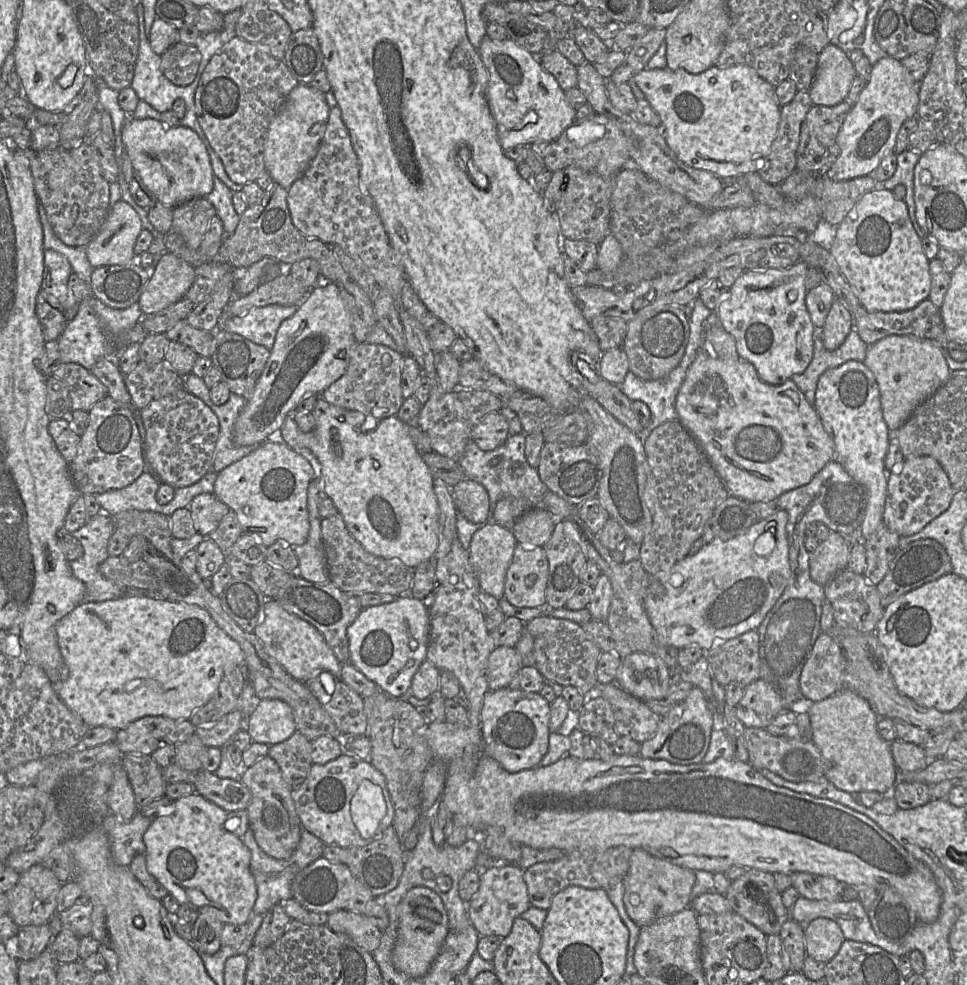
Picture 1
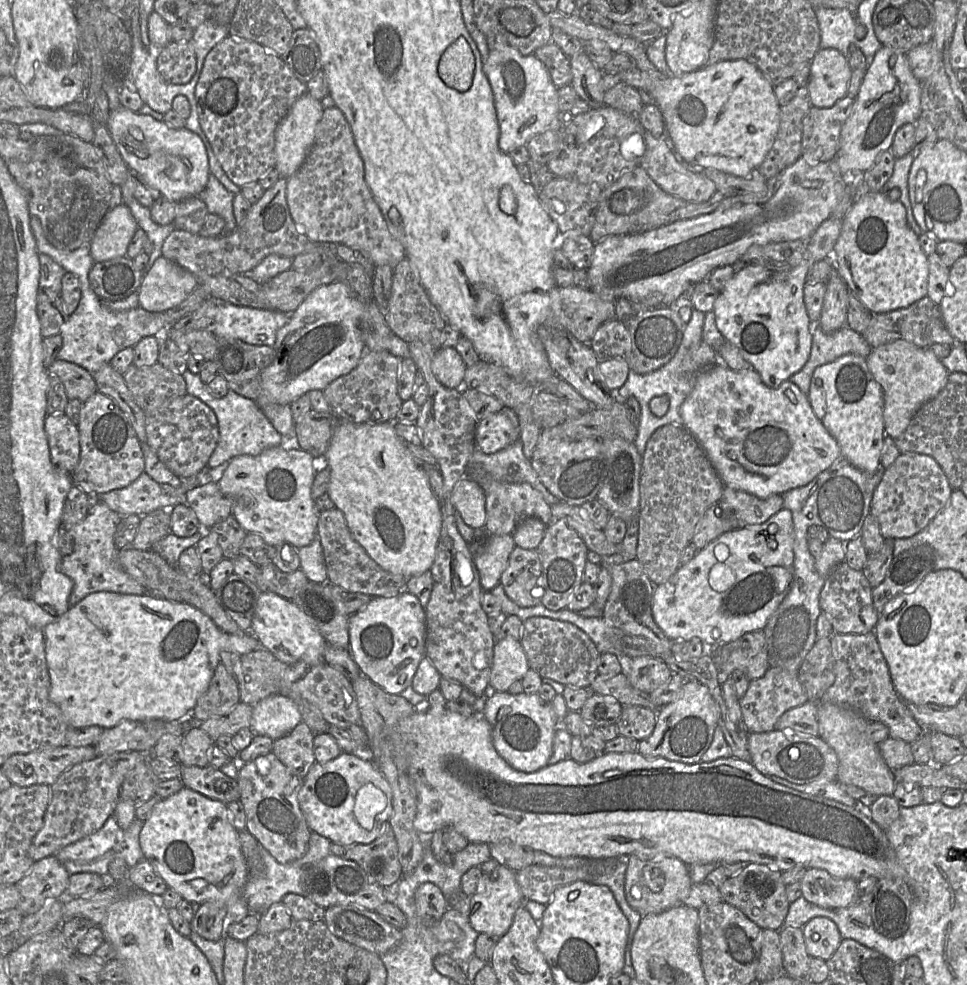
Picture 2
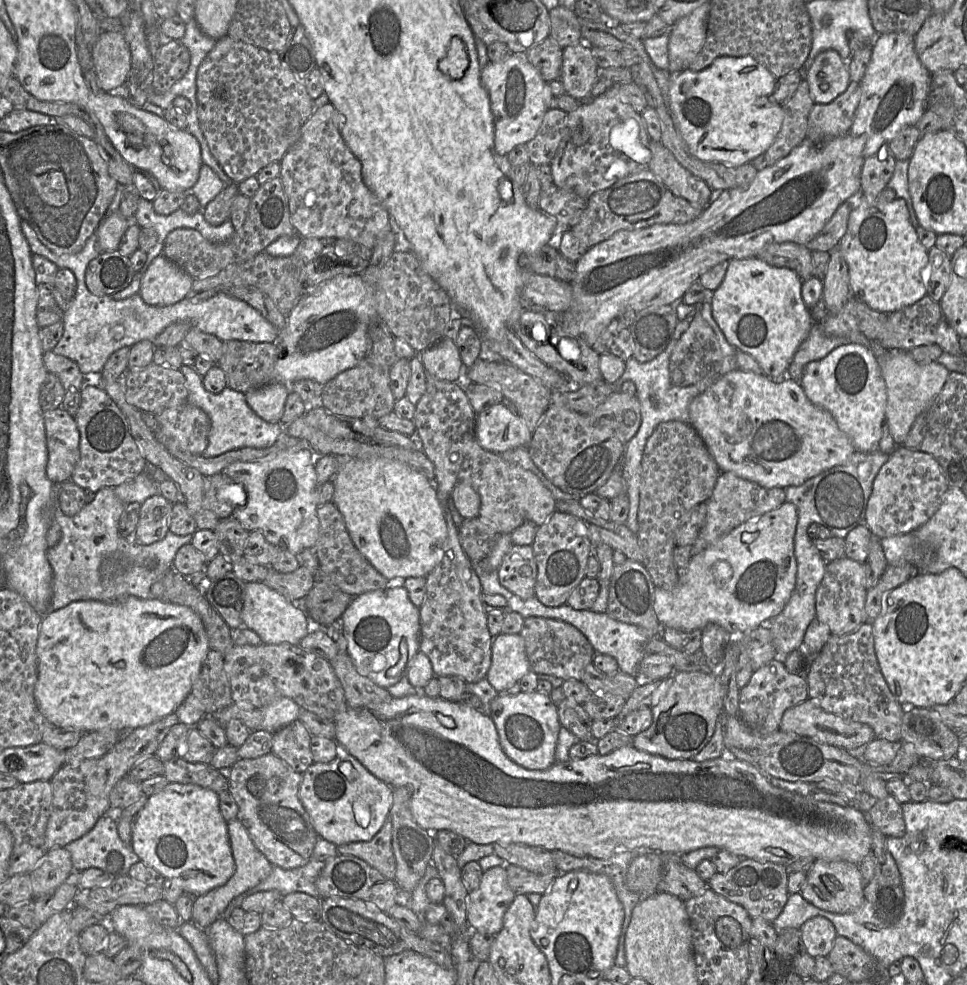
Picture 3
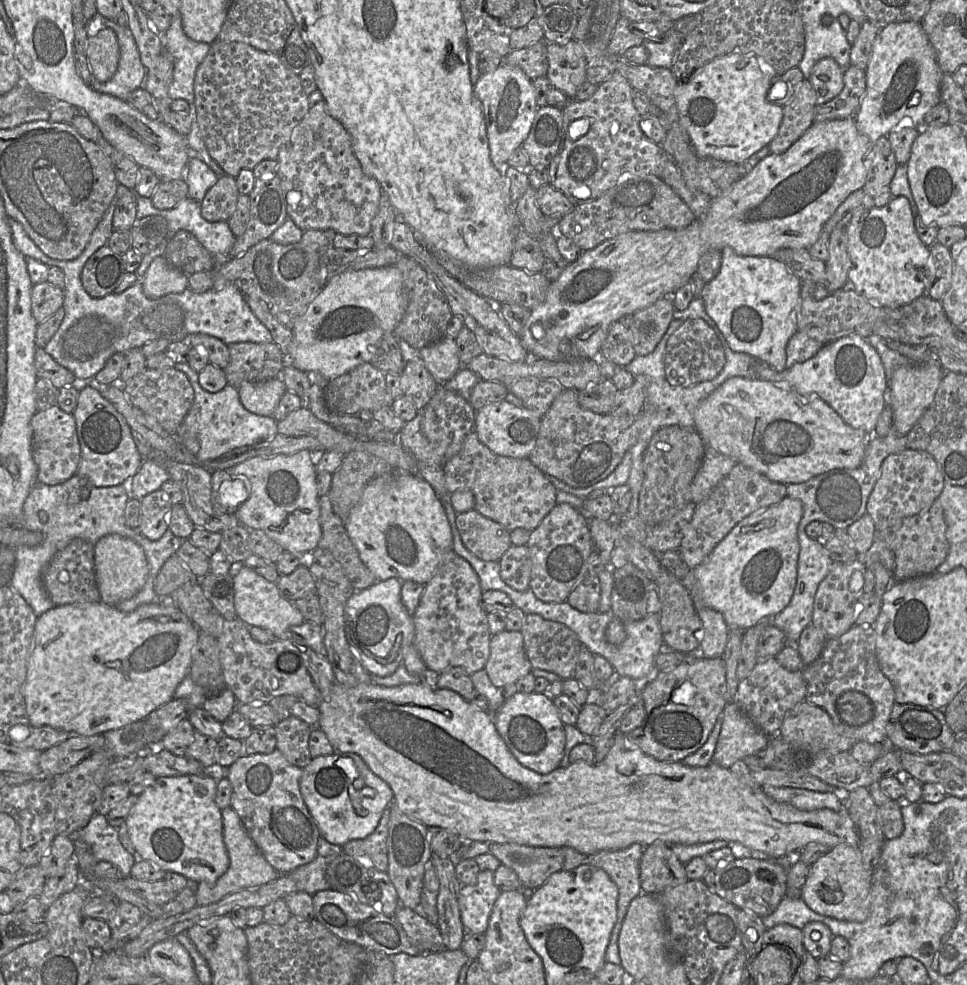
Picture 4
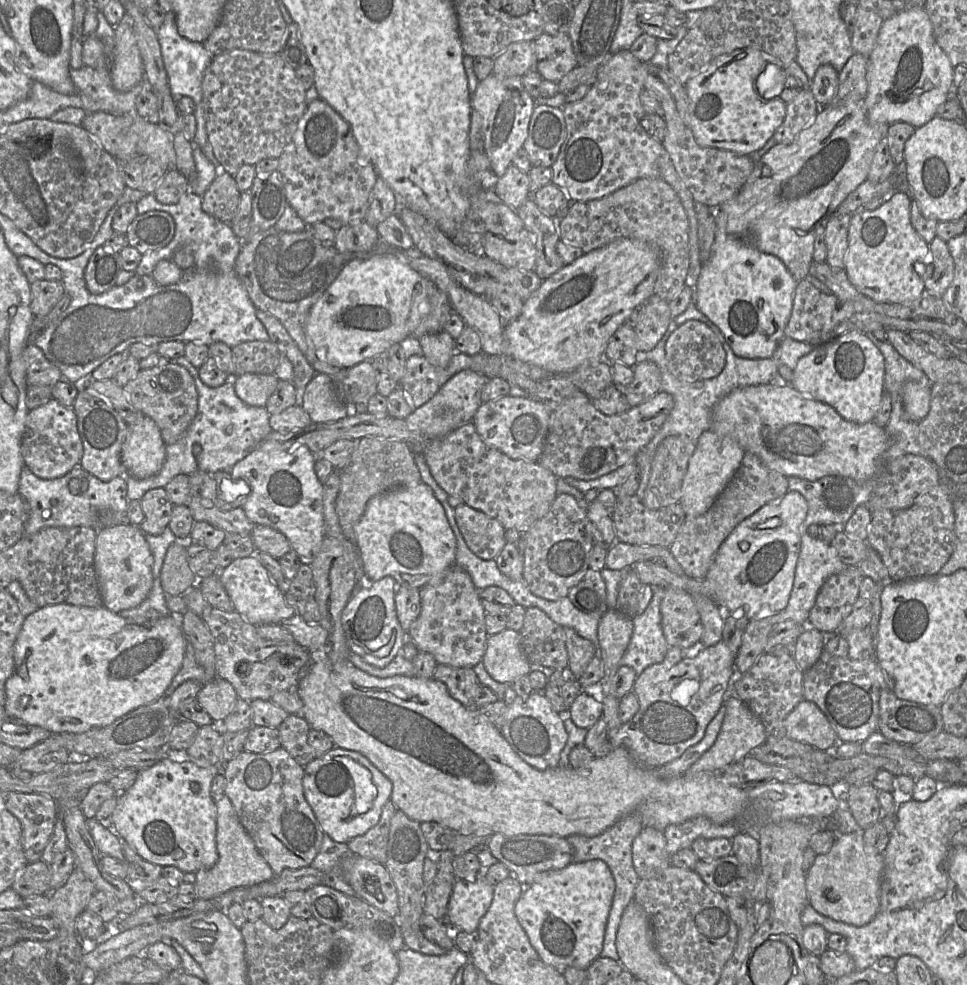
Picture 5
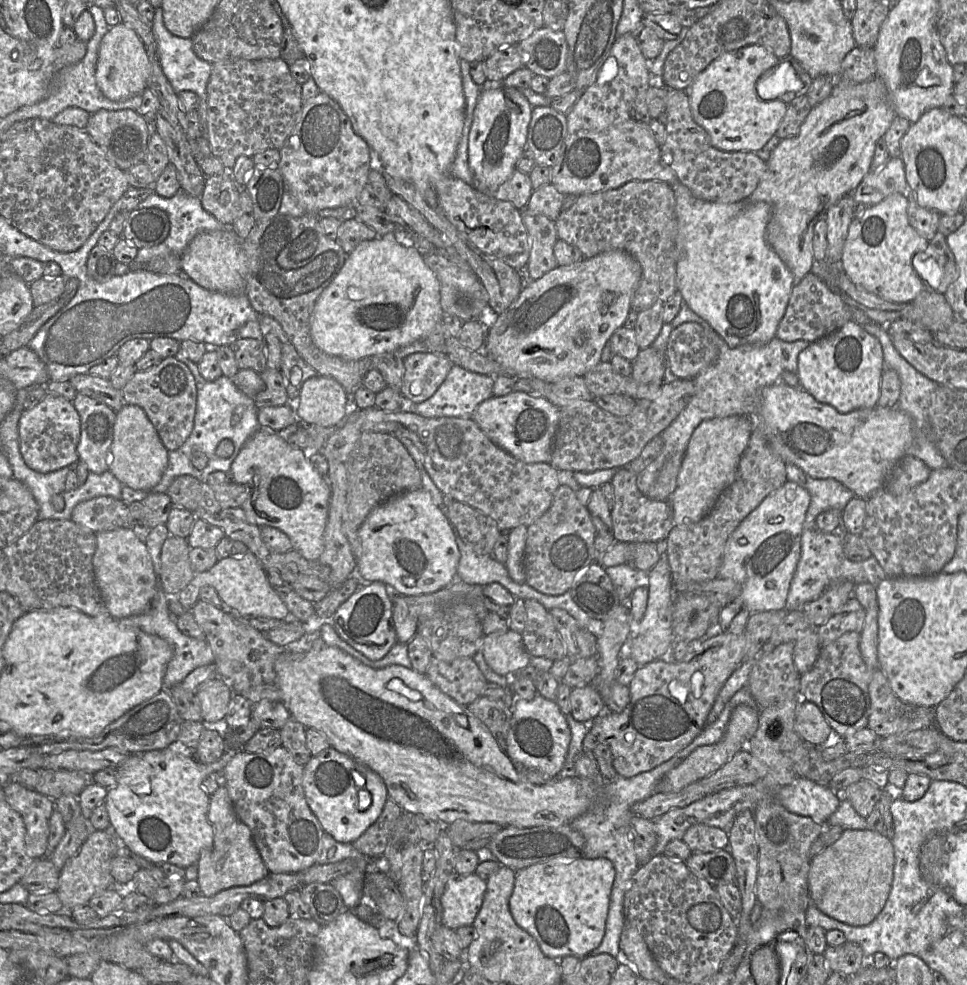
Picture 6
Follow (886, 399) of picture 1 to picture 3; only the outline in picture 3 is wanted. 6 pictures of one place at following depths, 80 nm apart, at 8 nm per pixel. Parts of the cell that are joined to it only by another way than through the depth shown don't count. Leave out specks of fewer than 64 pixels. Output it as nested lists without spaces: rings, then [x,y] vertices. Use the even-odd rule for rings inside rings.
[[[893,349],[878,356],[881,373],[887,387],[885,423],[896,445],[903,444],[916,418],[939,395],[950,373],[938,361],[929,364],[916,362],[908,351]]]

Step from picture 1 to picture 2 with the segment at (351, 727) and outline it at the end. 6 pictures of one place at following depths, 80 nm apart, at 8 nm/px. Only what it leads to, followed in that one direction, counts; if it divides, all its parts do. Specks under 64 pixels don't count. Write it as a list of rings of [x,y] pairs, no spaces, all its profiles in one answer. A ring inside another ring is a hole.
[[[259,648],[240,656],[241,673],[237,678],[240,702],[253,705],[273,695],[289,698],[300,695],[319,708],[326,721],[342,729],[361,725],[361,715],[351,681],[327,662],[309,665],[305,662],[285,664],[270,651]]]

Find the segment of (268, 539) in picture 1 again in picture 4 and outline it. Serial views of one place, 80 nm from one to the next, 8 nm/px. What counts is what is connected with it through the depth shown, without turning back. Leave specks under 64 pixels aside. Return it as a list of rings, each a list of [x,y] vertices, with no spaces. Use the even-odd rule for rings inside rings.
[[[302,449],[296,453],[278,454],[273,457],[253,457],[228,470],[235,480],[243,480],[249,495],[237,509],[235,515],[241,525],[249,530],[260,529],[278,543],[284,551],[290,552],[304,562],[303,557],[311,556],[322,538],[320,523],[320,496],[317,488],[317,471],[312,452]]]

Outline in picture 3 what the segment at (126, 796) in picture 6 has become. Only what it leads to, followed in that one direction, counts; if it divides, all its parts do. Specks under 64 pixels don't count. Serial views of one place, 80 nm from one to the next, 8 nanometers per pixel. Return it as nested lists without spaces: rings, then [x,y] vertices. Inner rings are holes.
[[[169,782],[159,793],[149,796],[147,803],[132,825],[132,846],[140,860],[170,878],[195,896],[224,885],[235,873],[235,860],[228,834],[228,824],[219,804],[219,795],[196,784]]]

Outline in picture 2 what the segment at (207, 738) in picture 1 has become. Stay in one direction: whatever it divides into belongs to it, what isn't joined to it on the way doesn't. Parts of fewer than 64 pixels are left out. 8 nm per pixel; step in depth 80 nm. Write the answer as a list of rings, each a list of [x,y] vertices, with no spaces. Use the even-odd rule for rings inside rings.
[[[240,702],[227,714],[197,723],[216,741],[222,735],[233,736],[242,728],[250,728],[253,705]]]

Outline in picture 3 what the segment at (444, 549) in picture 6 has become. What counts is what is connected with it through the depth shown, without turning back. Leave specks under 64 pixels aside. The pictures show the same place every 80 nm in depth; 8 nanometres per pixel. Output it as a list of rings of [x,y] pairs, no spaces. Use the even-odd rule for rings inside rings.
[[[339,458],[339,468],[333,480],[334,493],[333,503],[343,515],[347,531],[356,548],[385,578],[391,580],[395,577],[427,577],[437,566],[443,557],[444,543],[447,539],[448,529],[444,516],[442,504],[433,483],[422,473],[417,472],[409,466],[400,462],[384,458]]]

